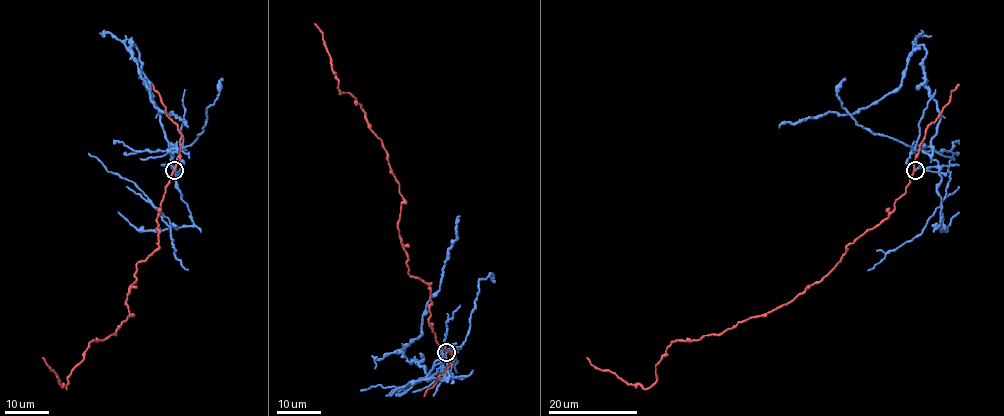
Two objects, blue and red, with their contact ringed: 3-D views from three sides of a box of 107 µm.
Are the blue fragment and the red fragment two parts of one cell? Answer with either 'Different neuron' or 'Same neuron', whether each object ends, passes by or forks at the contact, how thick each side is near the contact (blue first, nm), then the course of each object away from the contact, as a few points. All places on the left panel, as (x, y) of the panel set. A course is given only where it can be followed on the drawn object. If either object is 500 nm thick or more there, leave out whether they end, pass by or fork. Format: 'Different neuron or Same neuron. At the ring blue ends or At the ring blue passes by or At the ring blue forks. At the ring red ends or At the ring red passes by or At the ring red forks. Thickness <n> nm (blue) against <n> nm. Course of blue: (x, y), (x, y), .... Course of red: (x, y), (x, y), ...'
Different neuron. At the ring blue ends. At the ring red passes by. Thickness 190 nm (blue) against 150 nm. Course of blue: (174, 170), (170, 144), (134, 45), (132, 56), (150, 99), (167, 114), (179, 117), (187, 128). Course of red: (174, 170), (159, 246), (136, 265), (125, 302), (132, 314), (92, 341), (67, 388), (42, 357)

